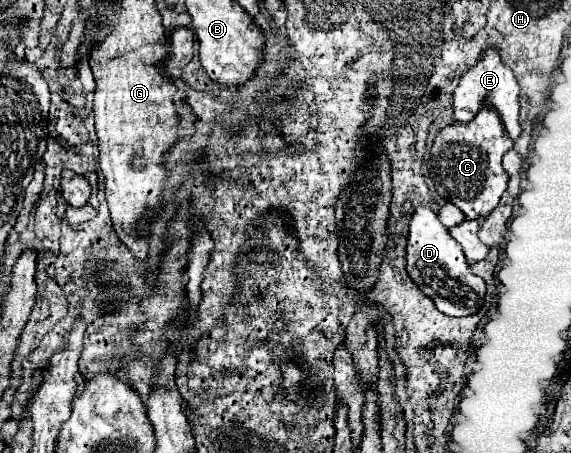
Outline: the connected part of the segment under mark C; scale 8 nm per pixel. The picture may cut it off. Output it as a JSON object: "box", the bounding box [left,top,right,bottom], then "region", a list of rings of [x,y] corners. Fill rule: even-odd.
{"box":[429,103,513,219],"region":[[[489,103],[477,111],[471,123],[451,123],[441,129],[431,145],[429,157],[429,177],[435,181],[439,197],[457,205],[467,219],[487,217],[499,203],[503,191],[507,189],[507,173],[501,167],[501,157],[513,147],[499,113],[491,109]]]}

